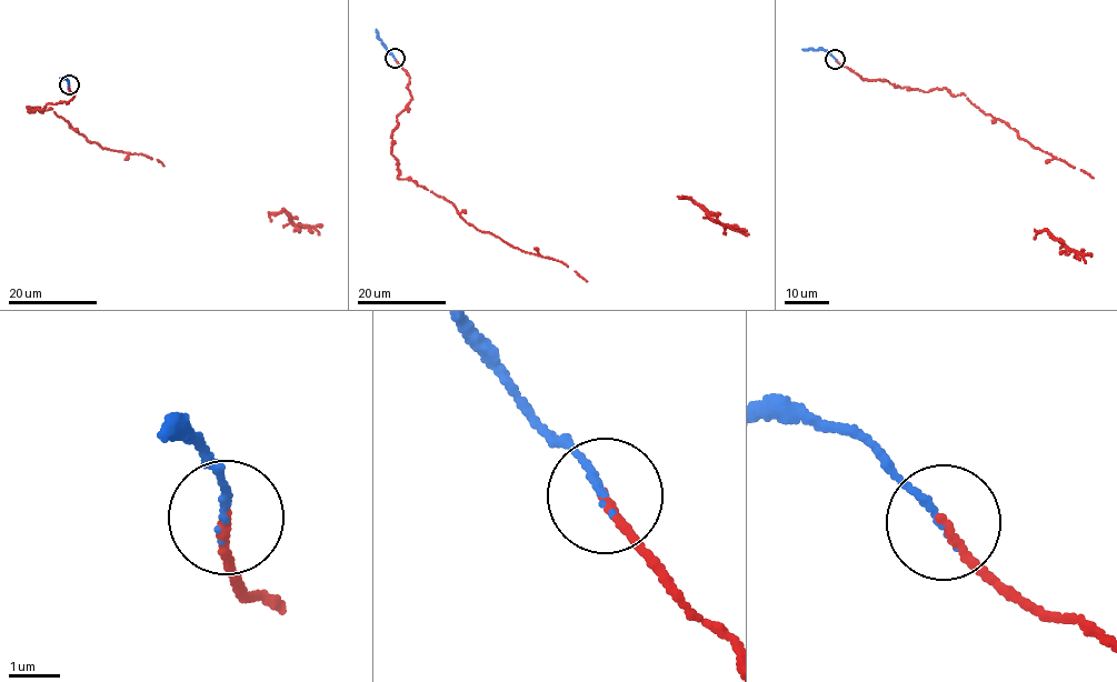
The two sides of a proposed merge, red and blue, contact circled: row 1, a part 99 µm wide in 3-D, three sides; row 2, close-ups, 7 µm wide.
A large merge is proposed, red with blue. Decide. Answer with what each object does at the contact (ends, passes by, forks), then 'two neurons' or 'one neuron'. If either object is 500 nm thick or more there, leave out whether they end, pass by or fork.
red ends; blue ends; one neuron

